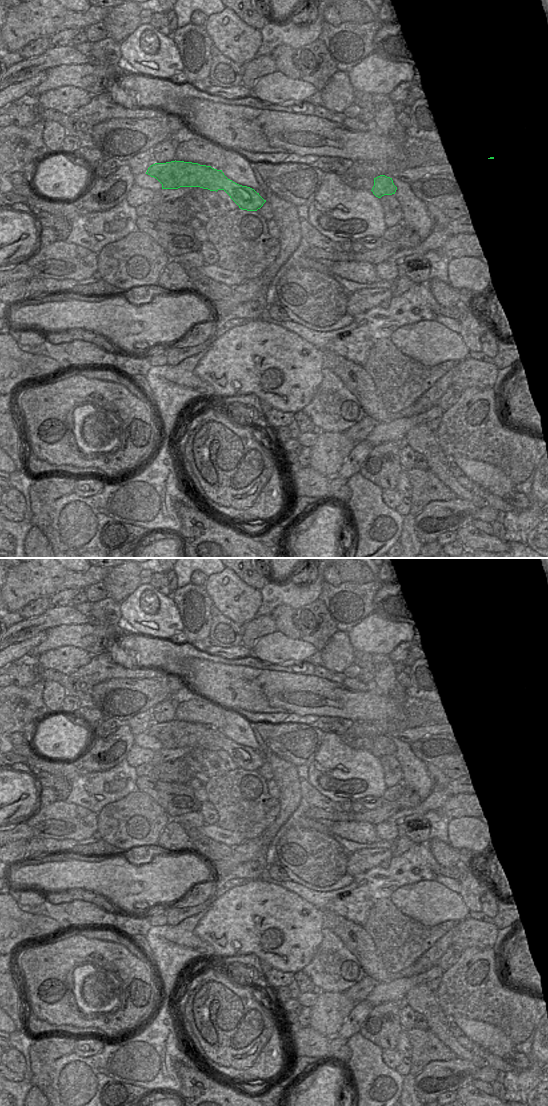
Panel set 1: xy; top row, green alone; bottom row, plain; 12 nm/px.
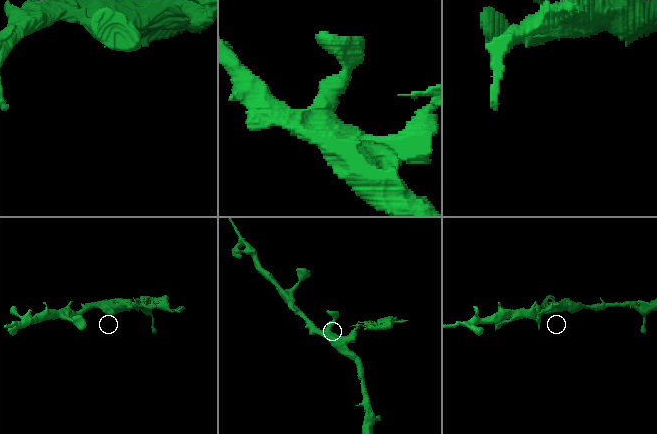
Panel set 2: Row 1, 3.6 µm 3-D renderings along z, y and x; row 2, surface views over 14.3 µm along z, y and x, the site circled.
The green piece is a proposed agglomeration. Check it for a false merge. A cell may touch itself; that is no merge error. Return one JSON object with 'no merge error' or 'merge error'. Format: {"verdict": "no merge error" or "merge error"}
{"verdict": "merge error"}

